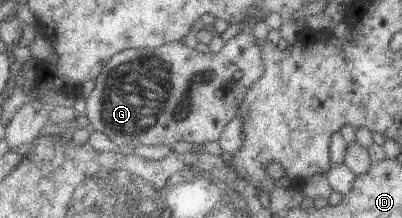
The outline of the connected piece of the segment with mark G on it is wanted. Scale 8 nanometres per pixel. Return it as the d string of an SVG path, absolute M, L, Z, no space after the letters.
M250 18L248 20L242 20L242 32L236 33L232 38L225 41L221 49L216 52L200 53L194 48L186 46L183 42L168 42L168 44L162 44L158 47L143 46L142 48L128 49L122 54L116 54L105 69L100 73L96 80L95 87L93 88L90 95L85 100L86 102L86 116L89 119L90 124L96 131L102 132L109 139L114 140L118 146L172 146L176 142L188 142L188 144L204 144L206 142L217 141L220 138L220 134L226 128L226 125L232 118L238 115L240 104L244 100L244 95L248 92L248 88L262 76L264 72L264 64L262 64L262 58L260 54L260 48L256 44L256 39L252 36L252 26L255 22L252 22Z

